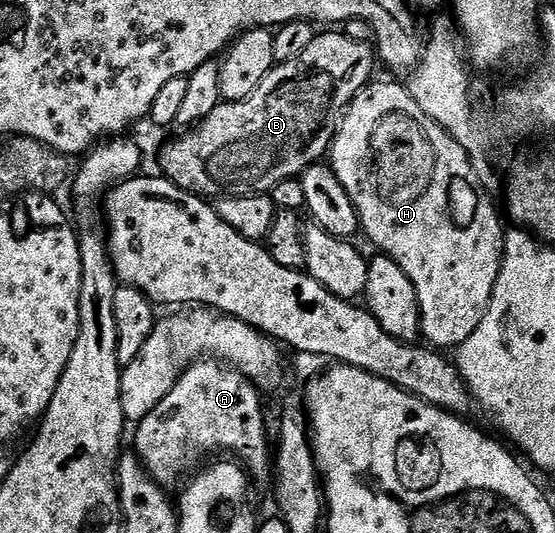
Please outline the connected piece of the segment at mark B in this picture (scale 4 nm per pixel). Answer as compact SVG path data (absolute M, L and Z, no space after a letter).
M343 32L318 33L311 45L300 56L295 56L295 60L274 65L263 84L259 84L247 100L222 101L211 116L186 129L182 138L167 143L161 150L160 173L179 188L206 200L269 194L283 184L283 180L300 178L308 166L318 165L328 155L339 125L339 115L374 77L373 58L375 62L374 47L368 42L351 40Z

